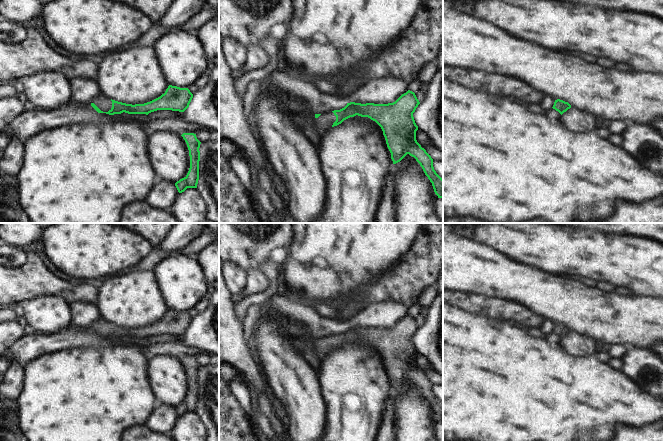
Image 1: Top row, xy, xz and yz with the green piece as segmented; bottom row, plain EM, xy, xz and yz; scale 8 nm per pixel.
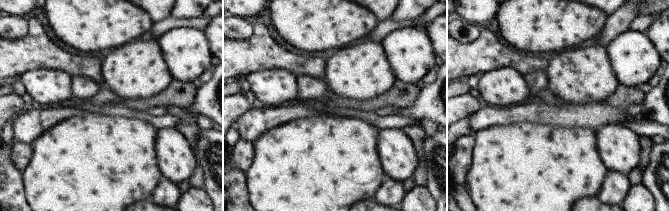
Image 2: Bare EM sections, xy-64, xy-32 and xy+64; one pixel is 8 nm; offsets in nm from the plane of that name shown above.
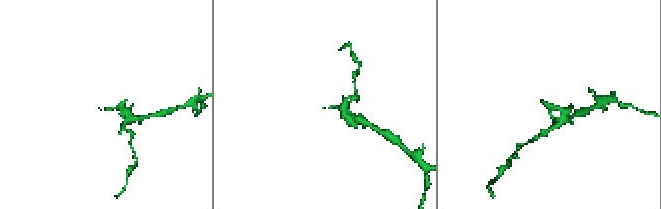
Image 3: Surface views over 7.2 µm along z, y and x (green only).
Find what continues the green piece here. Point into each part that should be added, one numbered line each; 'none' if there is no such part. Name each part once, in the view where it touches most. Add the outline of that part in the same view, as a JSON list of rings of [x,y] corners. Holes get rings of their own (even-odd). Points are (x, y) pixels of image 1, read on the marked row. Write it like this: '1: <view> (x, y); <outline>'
1: xy (104, 103); [[[99,94],[91,103],[94,103],[103,112],[108,112],[112,108],[111,99],[103,94]]]

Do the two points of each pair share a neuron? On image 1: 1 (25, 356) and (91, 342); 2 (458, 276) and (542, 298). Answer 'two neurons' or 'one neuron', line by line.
1: one neuron
2: one neuron

